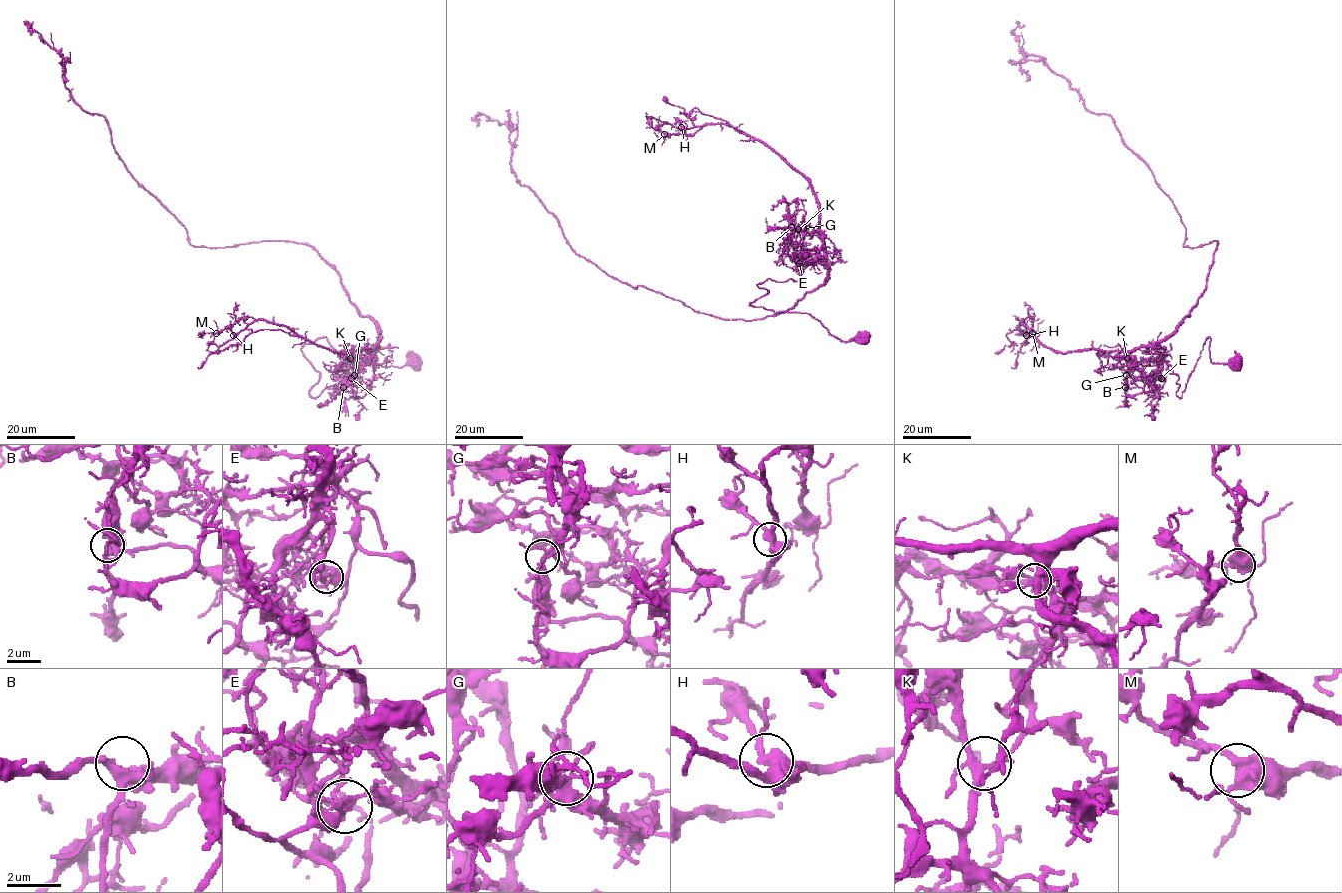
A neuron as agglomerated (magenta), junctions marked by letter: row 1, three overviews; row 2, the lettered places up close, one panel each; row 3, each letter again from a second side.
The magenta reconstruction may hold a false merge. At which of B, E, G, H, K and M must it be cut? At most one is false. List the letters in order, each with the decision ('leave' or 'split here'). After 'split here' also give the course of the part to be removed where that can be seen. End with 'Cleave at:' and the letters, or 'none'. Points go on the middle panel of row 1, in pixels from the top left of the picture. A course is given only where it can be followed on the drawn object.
B: leave
E: split here | (799, 263), (797, 281), (768, 278), (757, 285), (767, 293), (749, 305), (810, 314), (843, 341), (871, 335)
G: leave
H: leave
K: leave
M: leave
Cleave at: E

